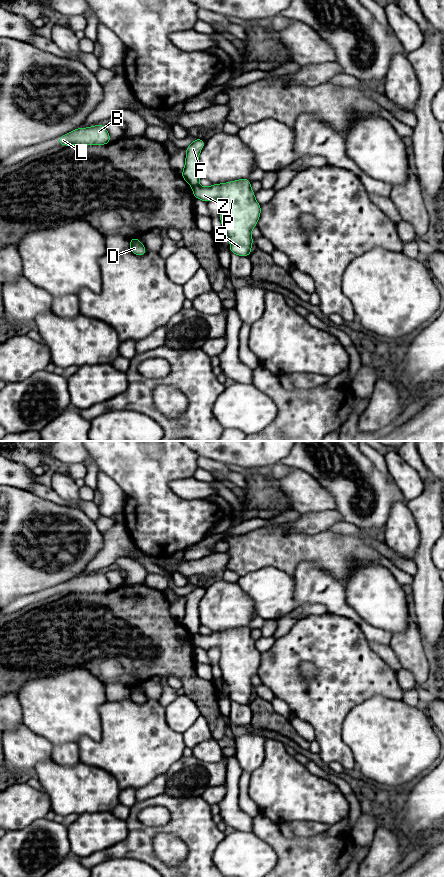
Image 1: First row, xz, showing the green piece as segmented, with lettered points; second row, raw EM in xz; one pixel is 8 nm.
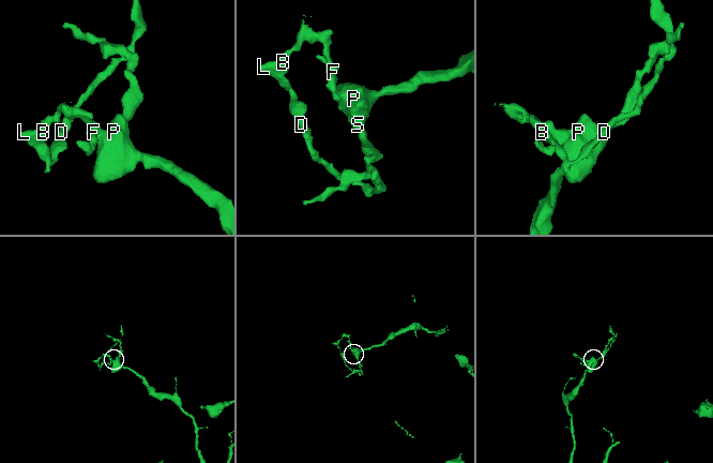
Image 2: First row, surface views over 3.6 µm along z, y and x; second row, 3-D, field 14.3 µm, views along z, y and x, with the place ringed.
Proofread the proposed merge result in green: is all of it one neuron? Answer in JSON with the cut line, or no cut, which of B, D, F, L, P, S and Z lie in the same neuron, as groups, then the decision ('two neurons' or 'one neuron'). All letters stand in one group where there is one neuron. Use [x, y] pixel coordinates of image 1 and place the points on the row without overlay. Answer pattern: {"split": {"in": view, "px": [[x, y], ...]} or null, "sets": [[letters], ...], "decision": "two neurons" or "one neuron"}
{"split": {"in": "xz", "px": [[197, 632], [192, 635]]}, "sets": [["B", "D", "F", "L"], ["P", "S", "Z"]], "decision": "two neurons"}

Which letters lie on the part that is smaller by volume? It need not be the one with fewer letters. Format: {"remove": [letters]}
{"remove": ["B", "D", "F", "L"]}

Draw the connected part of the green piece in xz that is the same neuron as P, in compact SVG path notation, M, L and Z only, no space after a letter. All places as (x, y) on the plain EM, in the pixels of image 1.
M249 626L212 632L210 635L197 633L192 640L193 645L206 651L214 647L220 650L219 665L222 679L230 689L231 702L249 705L254 691L251 679L261 663L261 653L255 647Z

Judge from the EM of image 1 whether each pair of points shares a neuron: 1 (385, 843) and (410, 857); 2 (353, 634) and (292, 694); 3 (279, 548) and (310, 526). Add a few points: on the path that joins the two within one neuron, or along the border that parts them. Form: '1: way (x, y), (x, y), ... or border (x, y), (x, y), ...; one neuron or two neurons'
1: border (407, 846), (403, 858), (395, 866); two neurons
2: way (342, 654), (342, 663), (312, 693); one neuron
3: border (279, 526), (288, 531), (310, 534), (325, 530); two neurons

